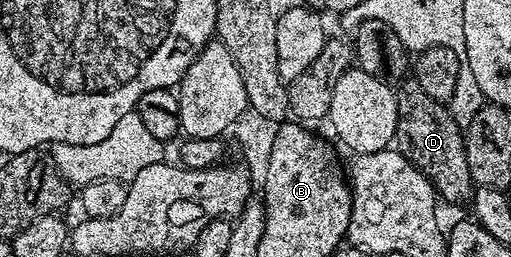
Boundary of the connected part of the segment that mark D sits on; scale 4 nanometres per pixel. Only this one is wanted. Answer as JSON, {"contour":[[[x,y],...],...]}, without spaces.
{"contour":[[[413,80],[398,87],[397,128],[395,136],[398,149],[435,185],[436,195],[447,202],[470,203],[473,183],[469,160],[465,156],[465,134],[461,123],[451,115],[444,103],[433,100]]]}

